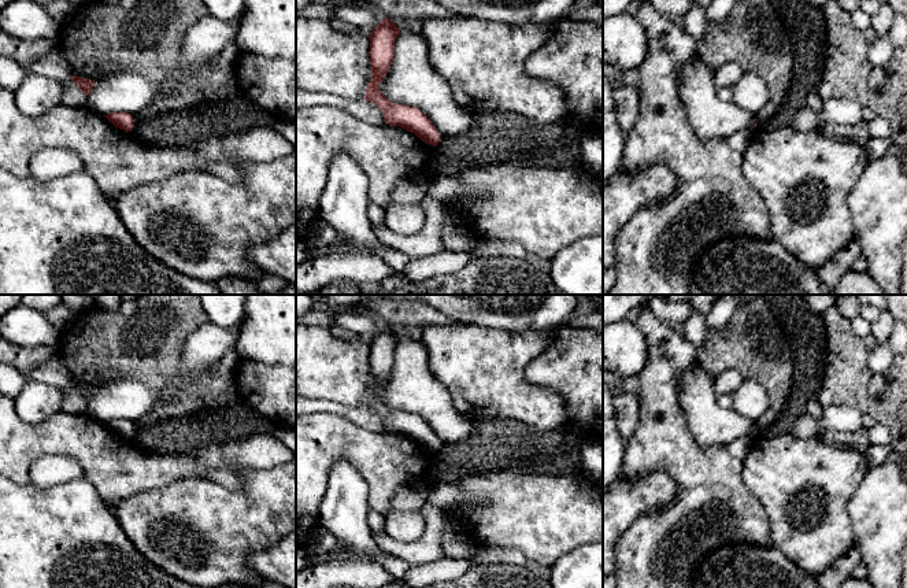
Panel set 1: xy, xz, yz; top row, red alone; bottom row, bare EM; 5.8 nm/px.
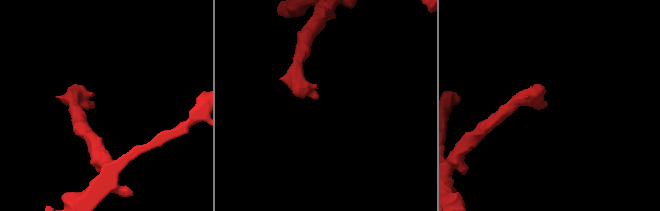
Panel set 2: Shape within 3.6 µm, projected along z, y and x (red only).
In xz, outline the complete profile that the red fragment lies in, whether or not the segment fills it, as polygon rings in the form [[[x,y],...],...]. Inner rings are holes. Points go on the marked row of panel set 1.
[[[389,18],[381,19],[380,25],[373,27],[369,36],[371,81],[366,86],[364,100],[375,104],[382,111],[385,125],[400,126],[426,144],[437,147],[441,136],[421,110],[392,103],[380,90],[380,84],[390,69],[399,34],[399,27]]]

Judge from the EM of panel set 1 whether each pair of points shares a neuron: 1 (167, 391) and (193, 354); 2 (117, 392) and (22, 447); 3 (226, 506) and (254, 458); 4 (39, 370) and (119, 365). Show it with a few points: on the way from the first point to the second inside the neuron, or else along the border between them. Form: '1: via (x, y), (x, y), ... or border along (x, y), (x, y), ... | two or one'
1: via (177, 384), (191, 370), (193, 363) | one
2: border along (87, 413), (103, 422) | two
3: border along (278, 465), (259, 472), (236, 470) | two
4: border along (58, 358), (74, 381) | two

